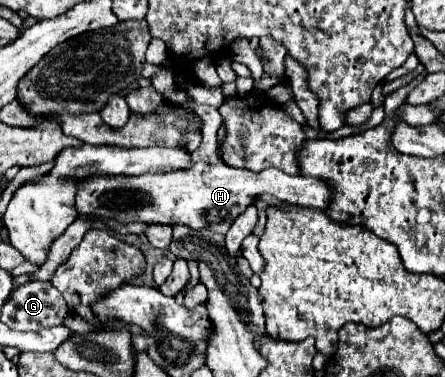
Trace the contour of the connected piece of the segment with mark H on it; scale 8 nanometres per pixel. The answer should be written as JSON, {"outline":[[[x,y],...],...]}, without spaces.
{"outline":[[[211,105],[197,107],[199,117],[203,119],[203,143],[197,153],[191,153],[193,165],[181,173],[159,173],[159,175],[105,175],[105,177],[87,177],[77,185],[75,209],[81,215],[99,215],[109,217],[119,223],[159,223],[175,225],[183,223],[193,229],[209,227],[217,233],[227,233],[235,217],[239,217],[249,205],[259,197],[275,197],[281,203],[325,209],[329,205],[329,187],[323,181],[303,175],[287,175],[281,169],[265,169],[253,173],[247,169],[235,169],[225,165],[217,155],[217,133],[221,127],[219,109]]]}

